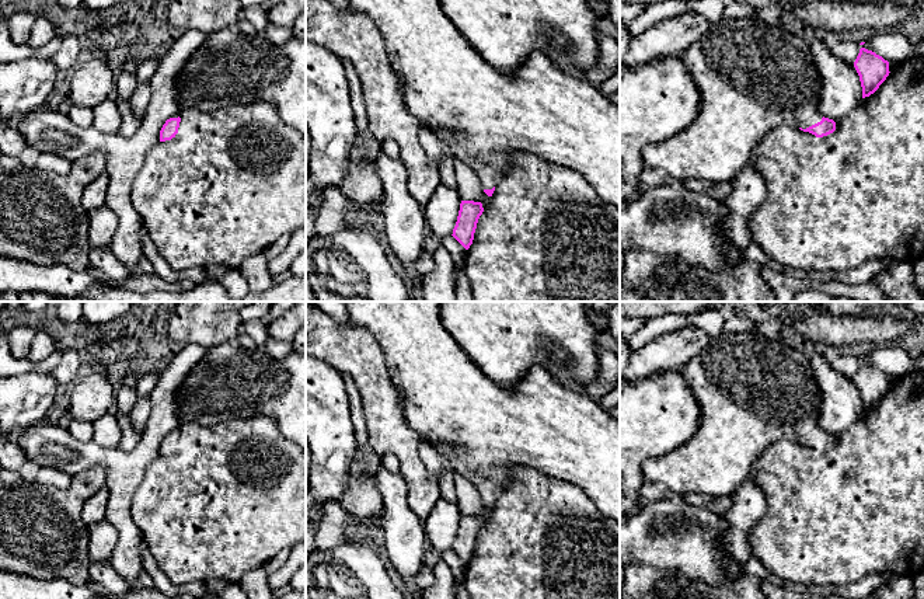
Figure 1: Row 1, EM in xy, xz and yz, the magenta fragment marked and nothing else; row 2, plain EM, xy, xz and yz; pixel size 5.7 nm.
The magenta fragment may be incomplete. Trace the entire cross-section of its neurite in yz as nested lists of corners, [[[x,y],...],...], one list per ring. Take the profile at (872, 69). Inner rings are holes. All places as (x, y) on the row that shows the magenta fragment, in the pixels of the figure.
[[[865,48],[860,49],[854,67],[860,76],[862,98],[874,94],[890,73],[889,62]]]

